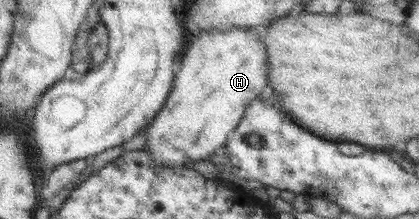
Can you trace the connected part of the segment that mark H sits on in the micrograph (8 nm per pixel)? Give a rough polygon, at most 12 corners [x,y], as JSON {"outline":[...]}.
{"outline":[[245,27],[191,39],[147,127],[158,164],[226,151],[271,85]]}

